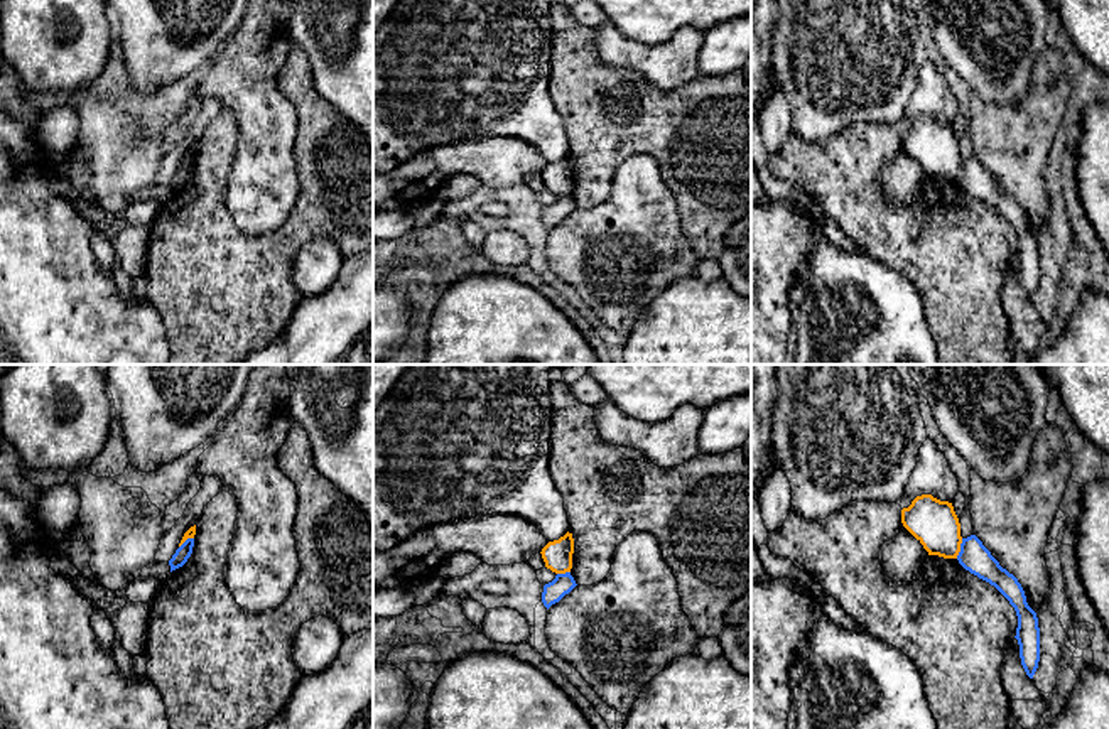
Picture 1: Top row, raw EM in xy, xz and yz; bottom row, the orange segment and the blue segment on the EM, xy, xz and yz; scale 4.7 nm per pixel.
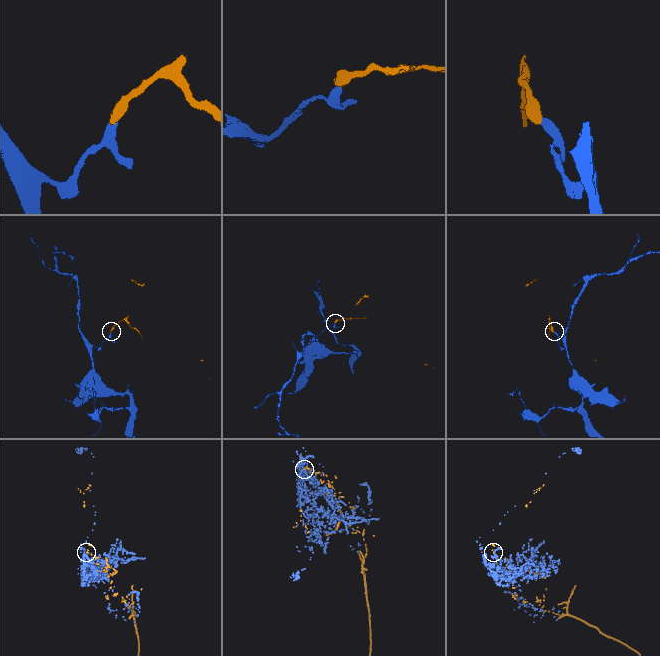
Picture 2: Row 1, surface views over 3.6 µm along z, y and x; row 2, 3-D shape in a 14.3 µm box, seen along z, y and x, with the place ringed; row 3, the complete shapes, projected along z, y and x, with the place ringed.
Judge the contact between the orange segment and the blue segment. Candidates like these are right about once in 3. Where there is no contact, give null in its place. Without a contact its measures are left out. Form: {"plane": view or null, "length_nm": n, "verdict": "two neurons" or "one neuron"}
{"plane": "yz", "length_nm": 100, "verdict": "two neurons"}

